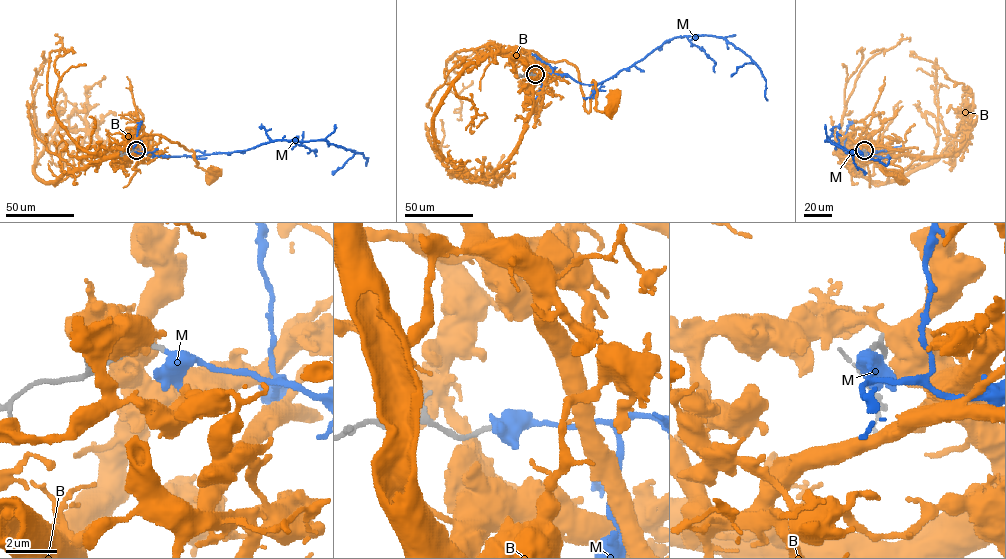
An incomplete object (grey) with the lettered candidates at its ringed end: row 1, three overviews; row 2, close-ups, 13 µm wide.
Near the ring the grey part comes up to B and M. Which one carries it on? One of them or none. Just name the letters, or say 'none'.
M

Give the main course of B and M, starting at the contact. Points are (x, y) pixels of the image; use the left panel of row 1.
B: (135, 149), (131, 145), (143, 134), (163, 136), (192, 149), (197, 166), (207, 172), (214, 170), (211, 177)
M: (136, 149), (152, 155), (199, 156), (244, 150), (275, 140), (325, 139), (362, 153), (365, 165), (368, 157)

